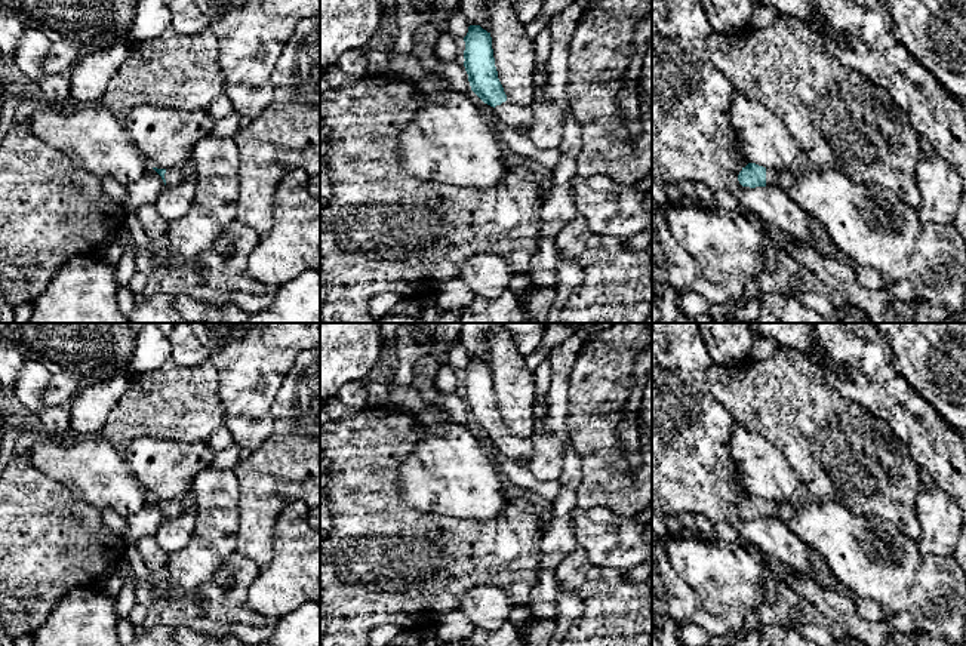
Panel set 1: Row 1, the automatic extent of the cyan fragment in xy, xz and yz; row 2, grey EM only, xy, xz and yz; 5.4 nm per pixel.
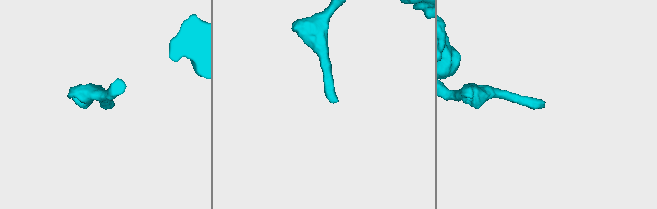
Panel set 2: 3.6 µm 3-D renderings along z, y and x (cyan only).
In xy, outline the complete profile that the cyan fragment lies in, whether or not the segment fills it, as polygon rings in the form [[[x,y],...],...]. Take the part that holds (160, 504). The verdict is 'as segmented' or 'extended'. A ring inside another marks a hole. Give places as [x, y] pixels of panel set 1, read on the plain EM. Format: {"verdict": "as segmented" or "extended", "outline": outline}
{"verdict": "extended", "outline": [[[182,498],[169,499],[169,501],[157,501],[153,499],[163,511],[166,519],[175,519],[185,511],[191,510],[191,505],[185,502]]]}

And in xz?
{"verdict": "extended", "outline": [[[470,357],[464,373],[464,399],[471,422],[495,440],[505,458],[527,467],[533,458],[533,444],[530,439],[514,437],[507,431],[495,399],[490,364],[480,357]]]}

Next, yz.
{"verdict": "extended", "outline": [[[748,495],[738,507],[738,513],[742,519],[773,519],[775,511],[778,510],[779,502],[766,501],[756,495]]]}

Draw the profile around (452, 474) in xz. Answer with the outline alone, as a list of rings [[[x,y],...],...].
[[[452,422],[443,436],[425,428],[424,439],[399,470],[399,495],[412,508],[452,519],[484,523],[501,517],[507,496],[504,477],[487,450],[477,442],[476,431]]]

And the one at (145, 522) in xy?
[[[153,499],[139,511],[126,517],[129,532],[136,541],[154,535],[164,519],[161,508]]]

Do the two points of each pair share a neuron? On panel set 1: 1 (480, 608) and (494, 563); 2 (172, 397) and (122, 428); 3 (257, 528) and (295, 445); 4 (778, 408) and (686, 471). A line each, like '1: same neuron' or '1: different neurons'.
1: different neurons
2: same neuron
3: same neuron
4: different neurons

